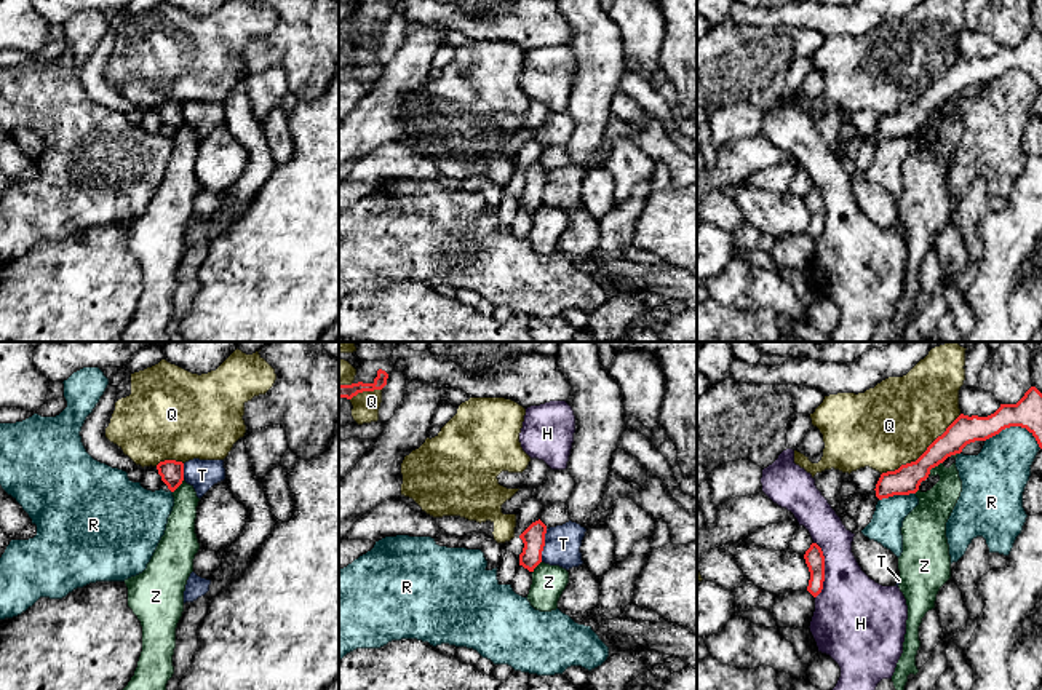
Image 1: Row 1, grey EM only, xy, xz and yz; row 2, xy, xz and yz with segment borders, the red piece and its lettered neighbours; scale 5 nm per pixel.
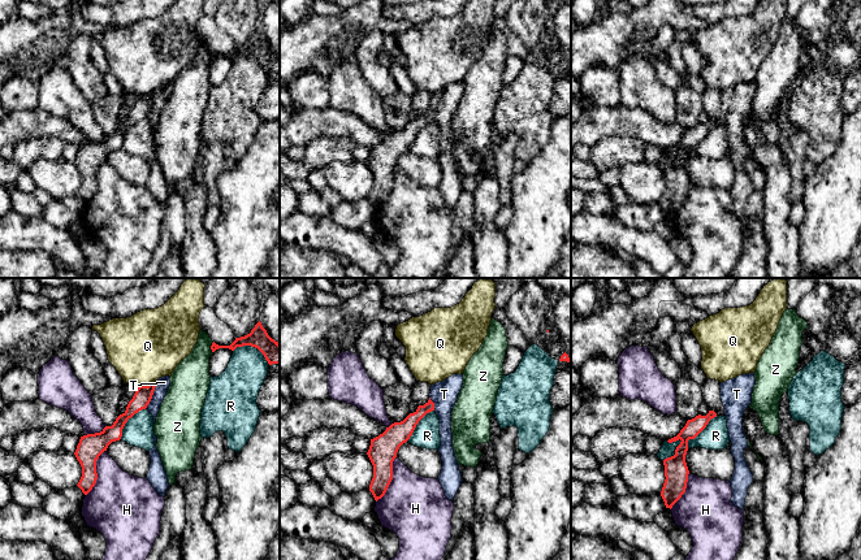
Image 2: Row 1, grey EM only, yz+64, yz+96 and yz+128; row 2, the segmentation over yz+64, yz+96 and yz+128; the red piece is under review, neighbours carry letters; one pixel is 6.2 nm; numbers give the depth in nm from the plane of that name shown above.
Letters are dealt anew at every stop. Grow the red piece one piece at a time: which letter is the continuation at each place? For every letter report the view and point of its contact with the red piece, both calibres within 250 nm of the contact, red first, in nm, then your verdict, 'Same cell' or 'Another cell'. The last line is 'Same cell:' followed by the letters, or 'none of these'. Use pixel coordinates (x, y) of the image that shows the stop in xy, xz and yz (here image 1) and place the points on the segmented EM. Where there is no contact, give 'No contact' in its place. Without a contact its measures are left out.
H: Touches red at yz (823, 571). Thickness 100 nm (red) against 380 nm. Another cell
Q: Touches red at yz (922, 454). Thickness 140 nm (red) against 420 nm. Another cell
R: Touches red at yz (1015, 425). Thickness 150 nm (red) against 280 nm. Another cell
T: Touches red at xz (544, 545). Thickness 110 nm (red) against 180 nm. Another cell
Z: Touches red at yz (934, 467). Thickness 140 nm (red) against 170 nm. Another cell
Same cell: none of these

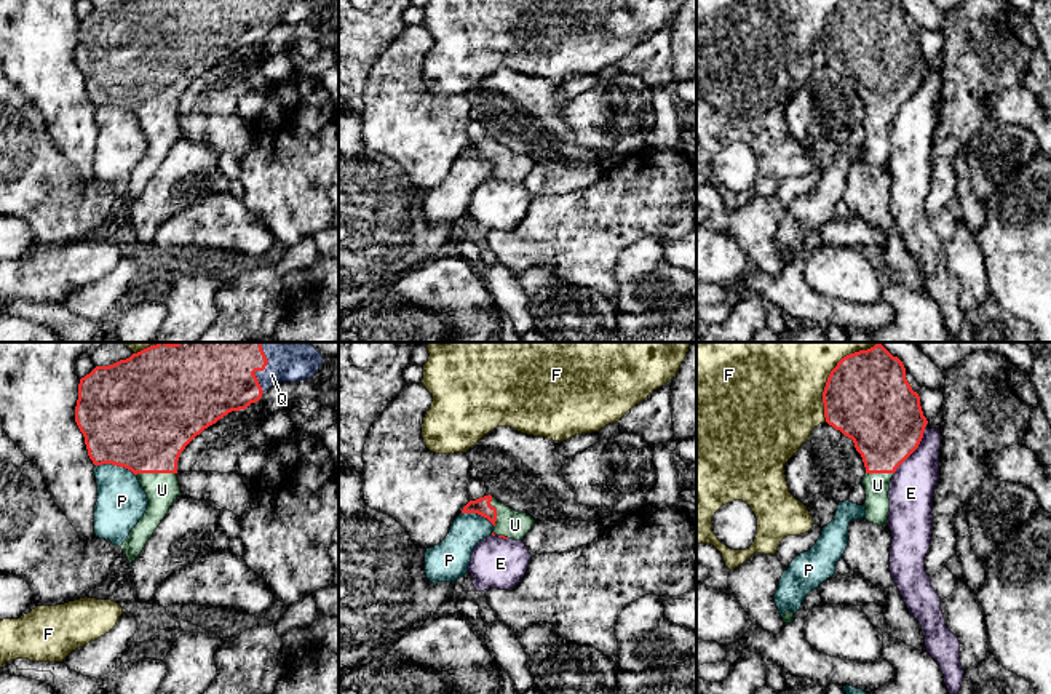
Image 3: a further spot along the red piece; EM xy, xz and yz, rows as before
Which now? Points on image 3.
E: Touches red at yz (916, 448). Thickness 400 nm (red) against 220 nm. Another cell
F: Touches red at yz (831, 373). Thickness 440 nm (red) against 480 nm. Another cell
P: Touches red at xy (115, 464). Thickness 500 nm (red) against 240 nm. Another cell
Q: Touches red at xy (262, 370). Thickness 440 nm (red) against 240 nm. Same cell
U: Touches red at xy (155, 472). Thickness 480 nm (red) against 170 nm. Same cell
Same cell: Q, U

